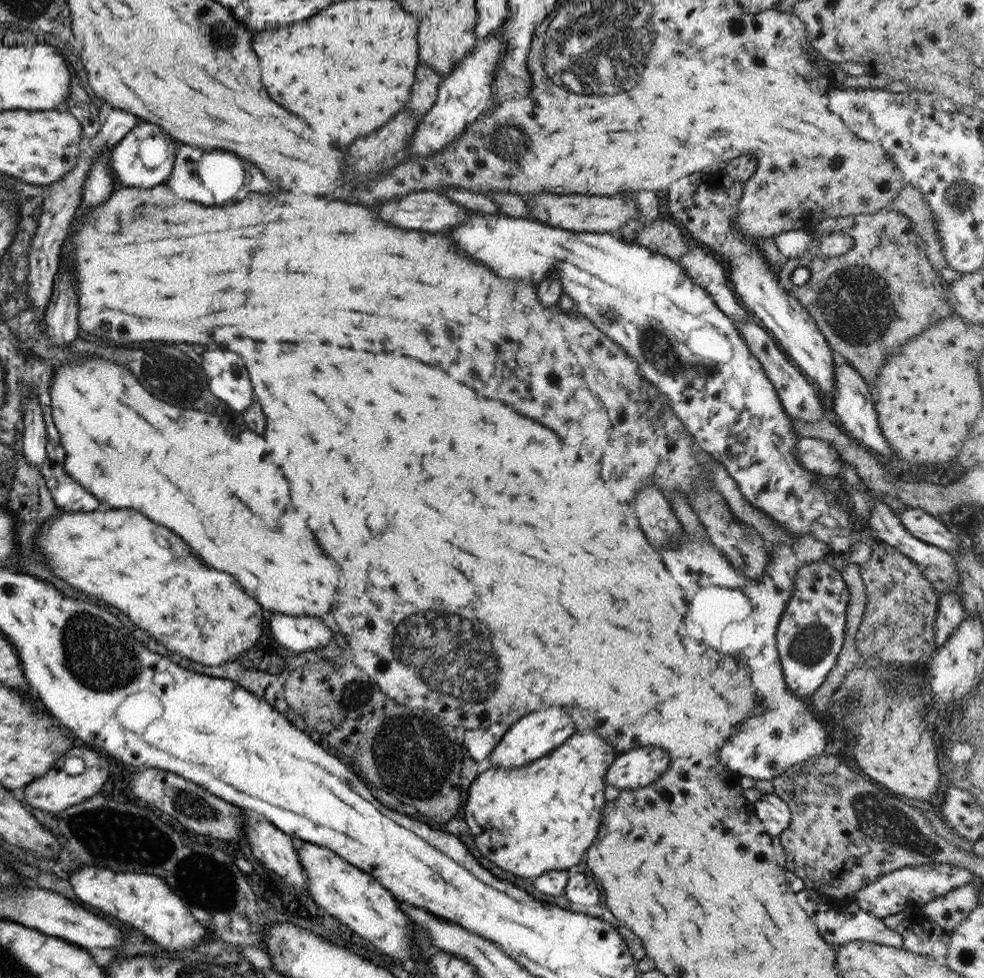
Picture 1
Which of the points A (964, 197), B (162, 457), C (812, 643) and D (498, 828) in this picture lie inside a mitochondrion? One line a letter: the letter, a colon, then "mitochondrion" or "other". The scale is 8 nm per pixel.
A: mitochondrion
B: other
C: mitochondrion
D: mitochondrion

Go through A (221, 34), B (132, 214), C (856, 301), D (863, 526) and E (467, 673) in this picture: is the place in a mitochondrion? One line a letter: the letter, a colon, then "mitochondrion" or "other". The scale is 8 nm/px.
A: mitochondrion
B: mitochondrion
C: mitochondrion
D: other
E: mitochondrion

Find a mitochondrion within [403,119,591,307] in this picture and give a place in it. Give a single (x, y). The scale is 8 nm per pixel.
(512, 138)

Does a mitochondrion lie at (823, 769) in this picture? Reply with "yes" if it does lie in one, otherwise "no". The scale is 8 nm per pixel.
no

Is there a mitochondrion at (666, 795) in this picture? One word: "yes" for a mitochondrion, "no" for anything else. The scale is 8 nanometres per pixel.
no

